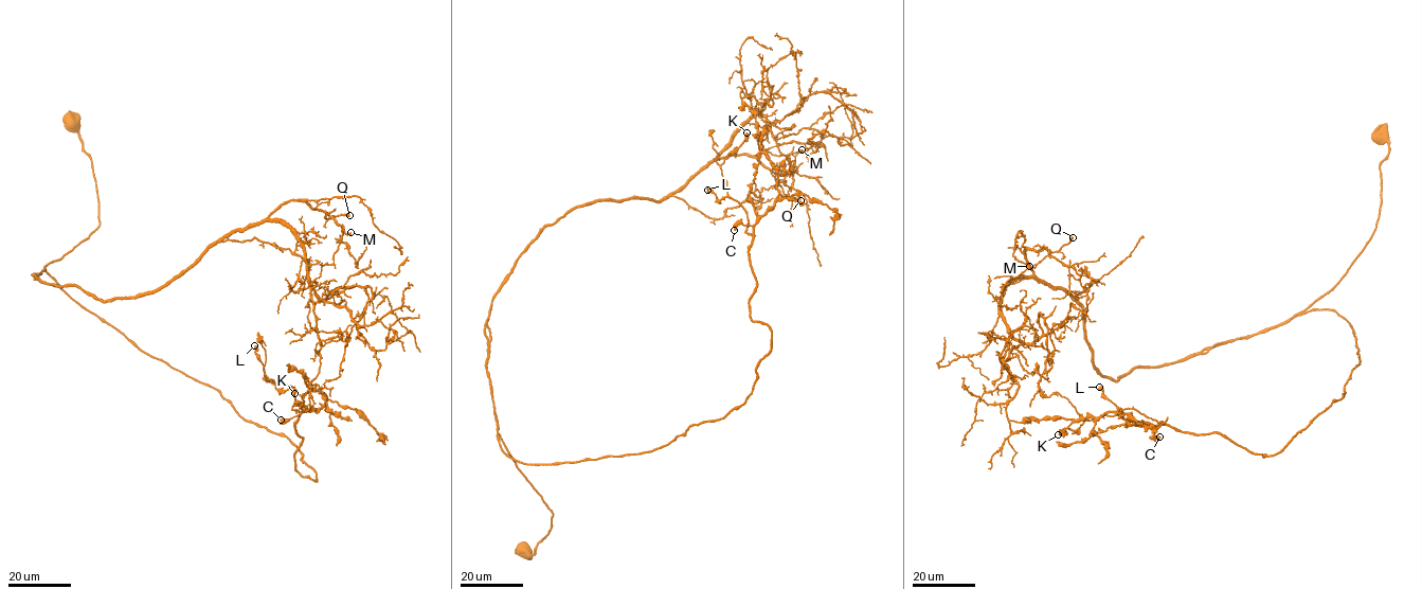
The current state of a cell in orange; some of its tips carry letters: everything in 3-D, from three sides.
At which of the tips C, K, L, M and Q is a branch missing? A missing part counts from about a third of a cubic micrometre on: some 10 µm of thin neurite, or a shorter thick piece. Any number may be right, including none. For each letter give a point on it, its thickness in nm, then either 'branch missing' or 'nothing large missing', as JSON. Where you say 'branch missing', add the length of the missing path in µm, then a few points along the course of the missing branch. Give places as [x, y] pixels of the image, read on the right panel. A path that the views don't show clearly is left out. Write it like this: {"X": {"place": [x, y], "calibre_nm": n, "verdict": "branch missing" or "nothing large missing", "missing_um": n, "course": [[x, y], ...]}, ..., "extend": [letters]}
{"C": {"place": [1159, 436], "calibre_nm": 550, "verdict": "nothing large missing"}, "K": {"place": [1058, 434], "calibre_nm": 460, "verdict": "nothing large missing"}, "L": {"place": [1099, 387], "calibre_nm": 550, "verdict": "nothing large missing"}, "M": {"place": [1029, 266], "calibre_nm": 240, "verdict": "nothing large missing"}, "Q": {"place": [1073, 237], "calibre_nm": 480, "verdict": "branch missing", "missing_um": 25}, "extend": ["Q"]}

